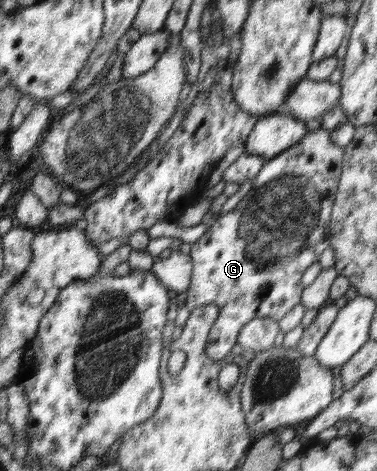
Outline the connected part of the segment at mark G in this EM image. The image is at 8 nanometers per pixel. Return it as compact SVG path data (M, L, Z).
M325 129L316 130L315 132L308 132L303 139L300 139L298 143L293 144L290 148L287 148L284 152L280 152L278 156L267 159L265 164L259 170L259 173L255 176L251 183L245 187L244 191L234 199L232 203L224 209L217 220L210 227L206 229L206 232L194 243L191 244L191 251L189 255L192 259L193 271L191 274L190 286L185 290L187 294L186 302L180 306L180 310L177 312L178 320L176 324L180 327L180 324L184 324L184 320L188 318L188 312L192 309L206 306L207 304L214 303L219 310L217 319L214 326L210 329L210 334L207 339L206 355L210 359L222 360L227 355L231 354L231 348L237 344L238 334L240 330L248 323L249 320L258 317L270 317L279 321L289 310L292 310L294 306L301 302L301 294L303 286L300 283L300 278L304 271L317 262L320 258L320 254L324 252L325 248L329 246L330 228L331 228L331 208L335 201L336 191L339 185L340 175L343 169L344 162L344 149L341 146L336 146L330 139L330 131Z

